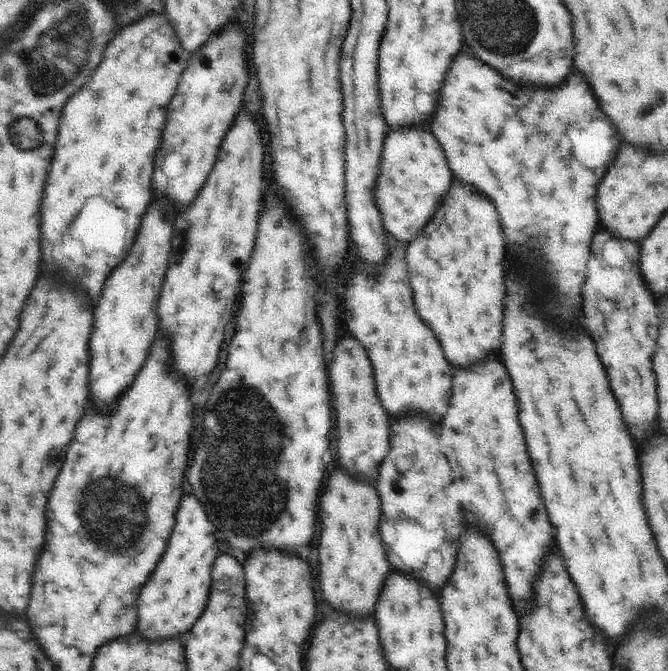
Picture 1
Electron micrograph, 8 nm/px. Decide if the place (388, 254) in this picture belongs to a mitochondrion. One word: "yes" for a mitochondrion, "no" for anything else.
no

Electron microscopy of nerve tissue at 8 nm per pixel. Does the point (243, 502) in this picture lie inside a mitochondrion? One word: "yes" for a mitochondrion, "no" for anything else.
yes

